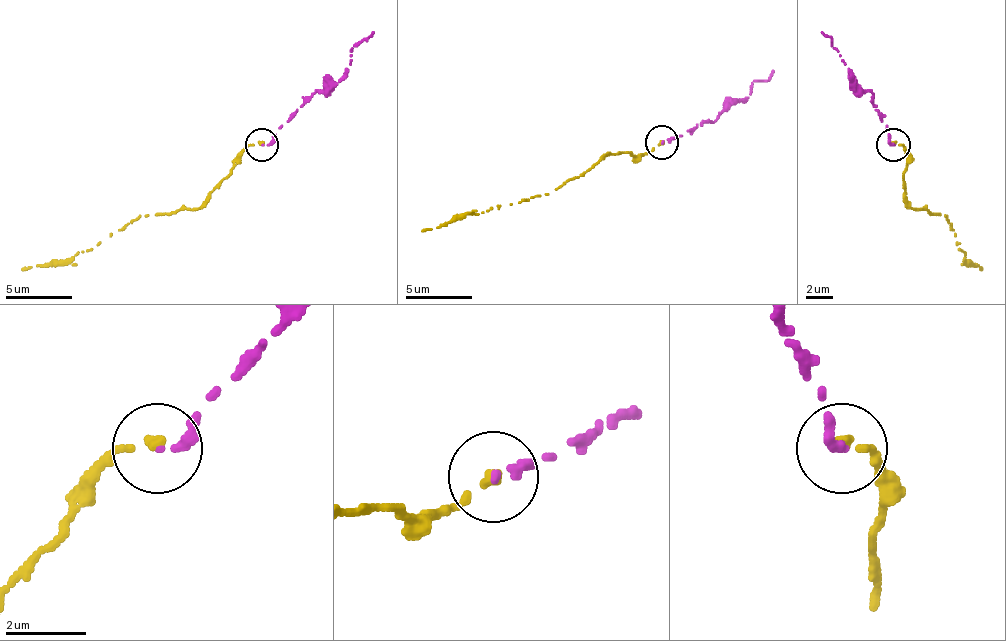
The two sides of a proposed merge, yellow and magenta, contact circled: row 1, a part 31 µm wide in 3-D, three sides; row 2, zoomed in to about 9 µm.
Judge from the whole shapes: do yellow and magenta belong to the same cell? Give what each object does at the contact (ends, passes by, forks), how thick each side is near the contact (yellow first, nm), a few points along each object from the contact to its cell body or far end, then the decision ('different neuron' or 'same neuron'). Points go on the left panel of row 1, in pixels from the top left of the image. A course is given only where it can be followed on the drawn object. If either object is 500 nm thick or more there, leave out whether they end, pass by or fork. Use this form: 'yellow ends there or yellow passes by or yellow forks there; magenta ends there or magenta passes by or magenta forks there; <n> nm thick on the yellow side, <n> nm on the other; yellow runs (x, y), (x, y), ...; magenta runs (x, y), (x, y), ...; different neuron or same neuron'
yellow ends there; magenta ends there; 240 nm thick on the yellow side, 150 nm on the other; yellow runs (259, 145), (249, 145), (196, 209), (139, 216), (69, 259), (22, 269); magenta runs (263, 145), (313, 95), (336, 82), (349, 65), (349, 52), (373, 32); same neuron

